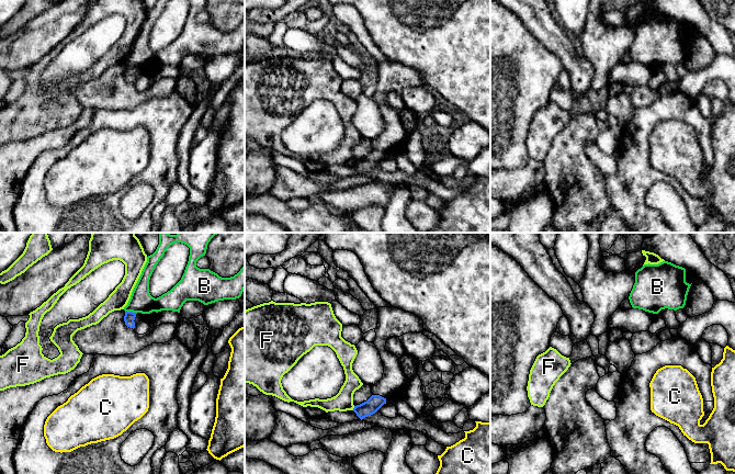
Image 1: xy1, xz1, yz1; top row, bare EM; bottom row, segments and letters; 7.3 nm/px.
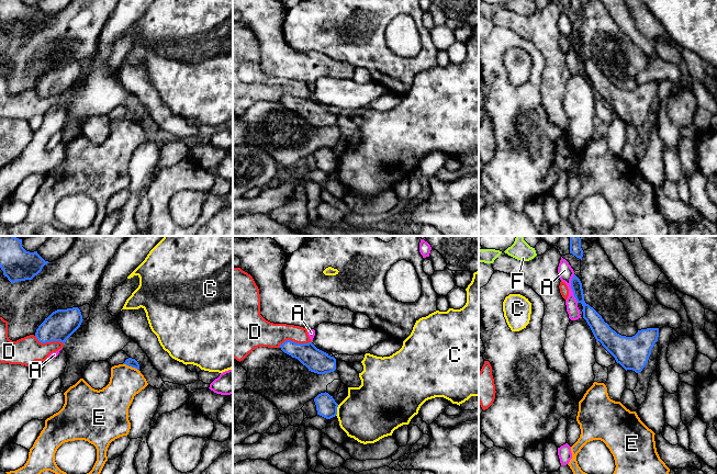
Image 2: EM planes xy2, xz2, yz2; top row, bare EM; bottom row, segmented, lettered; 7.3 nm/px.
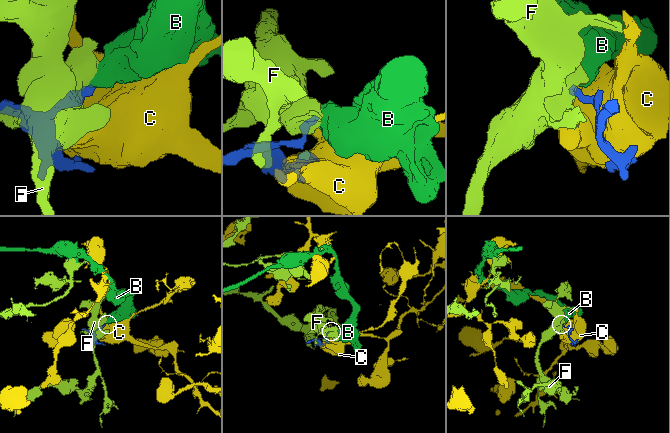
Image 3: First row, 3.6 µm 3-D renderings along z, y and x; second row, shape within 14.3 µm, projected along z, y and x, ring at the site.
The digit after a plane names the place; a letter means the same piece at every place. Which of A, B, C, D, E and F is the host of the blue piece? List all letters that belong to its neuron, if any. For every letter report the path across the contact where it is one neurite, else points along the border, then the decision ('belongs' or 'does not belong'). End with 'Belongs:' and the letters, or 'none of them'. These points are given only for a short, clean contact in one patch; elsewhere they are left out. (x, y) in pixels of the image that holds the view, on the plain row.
A: border along yz2 (573, 29), (571, 44), (578, 56); does not belong
B: border along xy1 (125, 65), (136, 67); does not belong
C: does not belong
D: does not belong
E: border along xy2 (123, 117), (134, 121), (138, 125); does not belong
F: border along xz1 (354, 160), (352, 164); does not belong
Belongs: none of them

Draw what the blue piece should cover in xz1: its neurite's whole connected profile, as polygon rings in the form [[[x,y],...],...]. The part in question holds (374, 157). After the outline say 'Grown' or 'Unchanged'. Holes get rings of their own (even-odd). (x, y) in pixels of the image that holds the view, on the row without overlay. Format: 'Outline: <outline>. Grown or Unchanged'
Outline: [[[378,61],[377,67],[378,75],[374,99],[380,106],[384,127],[383,132],[371,140],[373,149],[353,162],[361,174],[375,168],[386,158],[387,153],[400,149],[408,135],[400,122],[399,112],[385,103],[386,94],[389,91],[400,91],[408,87],[422,87],[425,84],[423,75],[412,67],[396,61]]]. Grown

